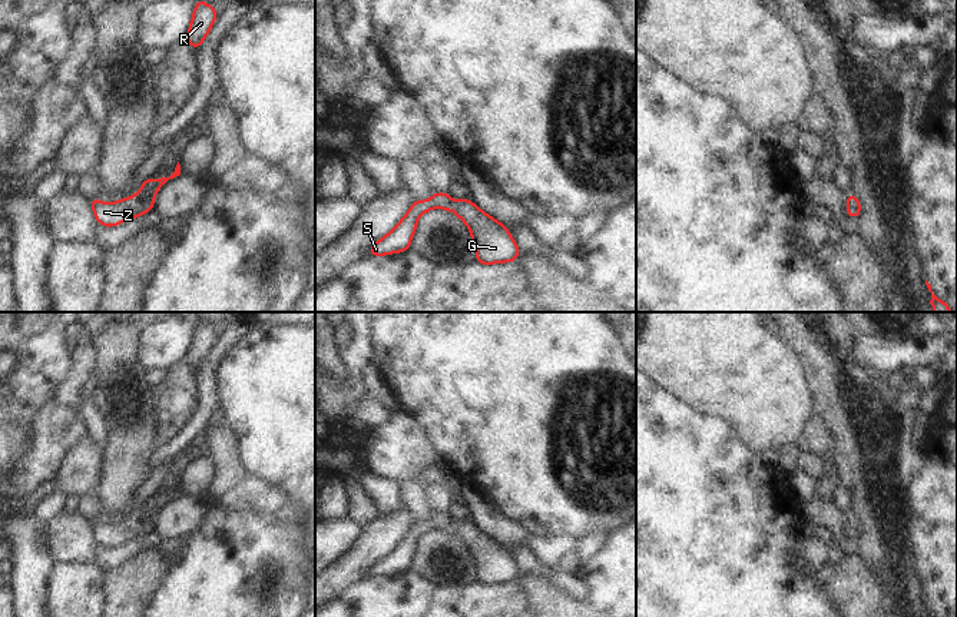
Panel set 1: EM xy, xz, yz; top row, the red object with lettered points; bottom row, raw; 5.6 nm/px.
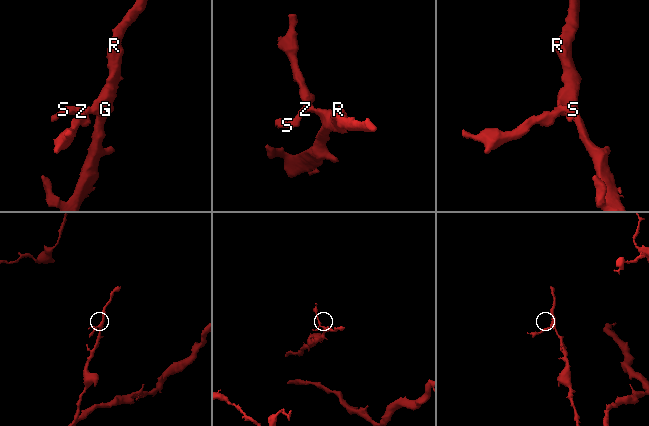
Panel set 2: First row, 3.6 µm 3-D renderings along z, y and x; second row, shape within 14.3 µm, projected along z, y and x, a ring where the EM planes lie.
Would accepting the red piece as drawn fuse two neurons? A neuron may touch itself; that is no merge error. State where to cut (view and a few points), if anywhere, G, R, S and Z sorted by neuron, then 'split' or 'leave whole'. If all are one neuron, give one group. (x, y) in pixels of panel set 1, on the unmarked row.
no cut; G R S Z; leave whole

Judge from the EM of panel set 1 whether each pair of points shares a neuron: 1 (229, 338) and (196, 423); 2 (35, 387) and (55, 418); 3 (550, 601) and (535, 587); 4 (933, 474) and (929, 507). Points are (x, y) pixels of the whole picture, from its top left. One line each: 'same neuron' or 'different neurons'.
1: same neuron
2: different neurons
3: same neuron
4: same neuron

